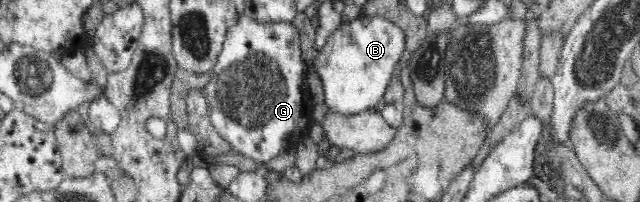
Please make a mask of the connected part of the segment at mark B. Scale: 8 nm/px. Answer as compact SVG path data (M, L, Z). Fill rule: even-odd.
M383 16L361 17L340 25L327 37L316 57L316 71L324 89L324 103L329 111L346 116L375 110L393 77L395 66L405 51L405 33Z

